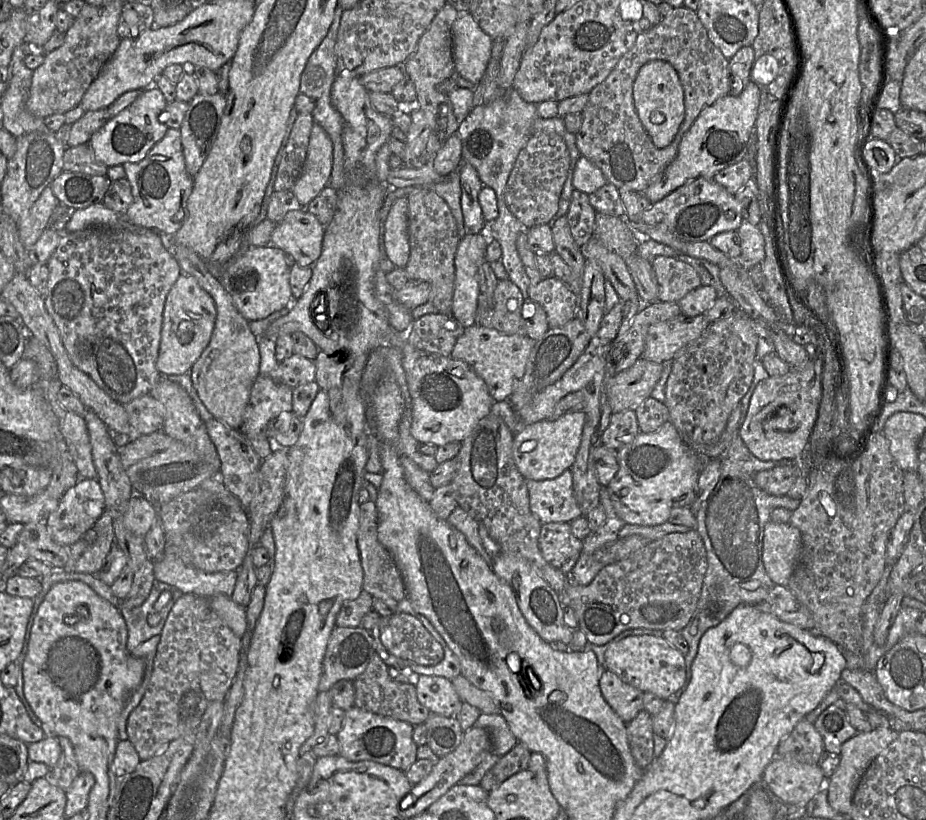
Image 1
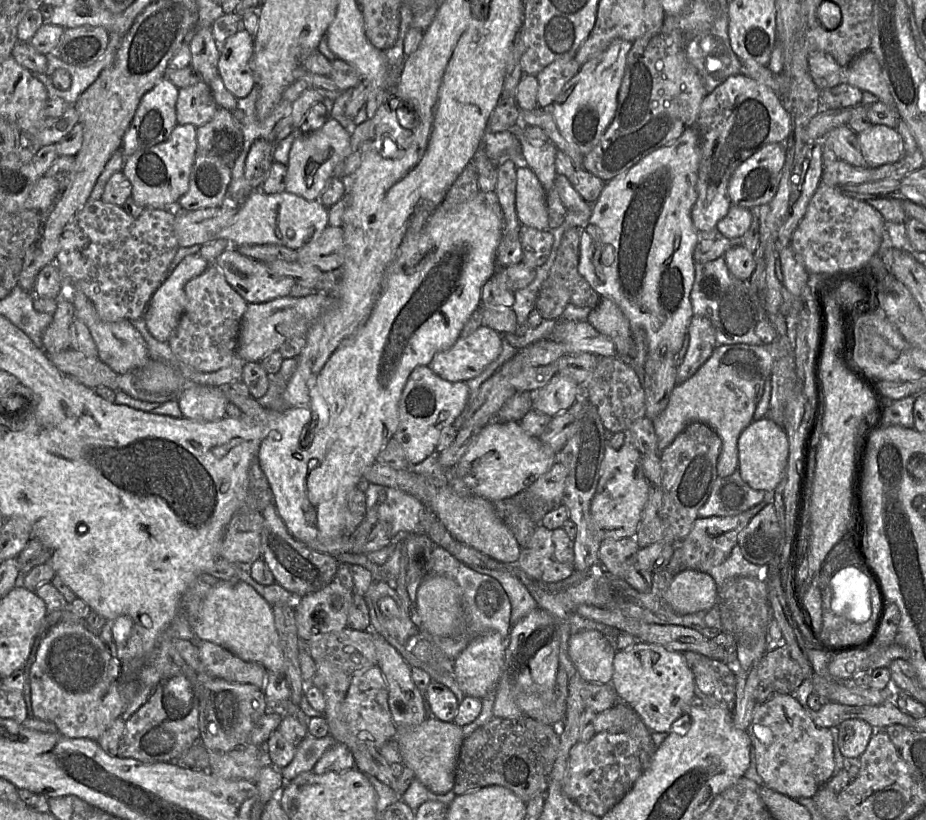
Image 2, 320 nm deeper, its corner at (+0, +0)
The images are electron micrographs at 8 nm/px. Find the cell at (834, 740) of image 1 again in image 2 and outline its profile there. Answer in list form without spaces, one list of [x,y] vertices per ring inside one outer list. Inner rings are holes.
[[[849,719],[838,725],[838,744],[845,758],[856,759],[867,748],[874,727],[863,720]]]

